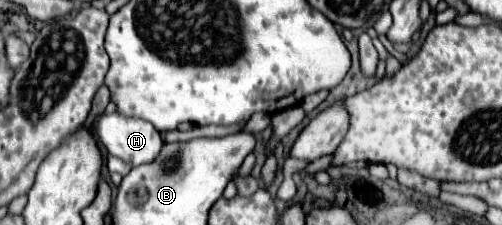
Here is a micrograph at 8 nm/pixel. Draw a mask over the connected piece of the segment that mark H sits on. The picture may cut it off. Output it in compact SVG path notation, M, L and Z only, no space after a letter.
M118 111L100 117L98 139L110 155L120 157L134 167L152 163L162 149L162 137L152 123L126 117Z

